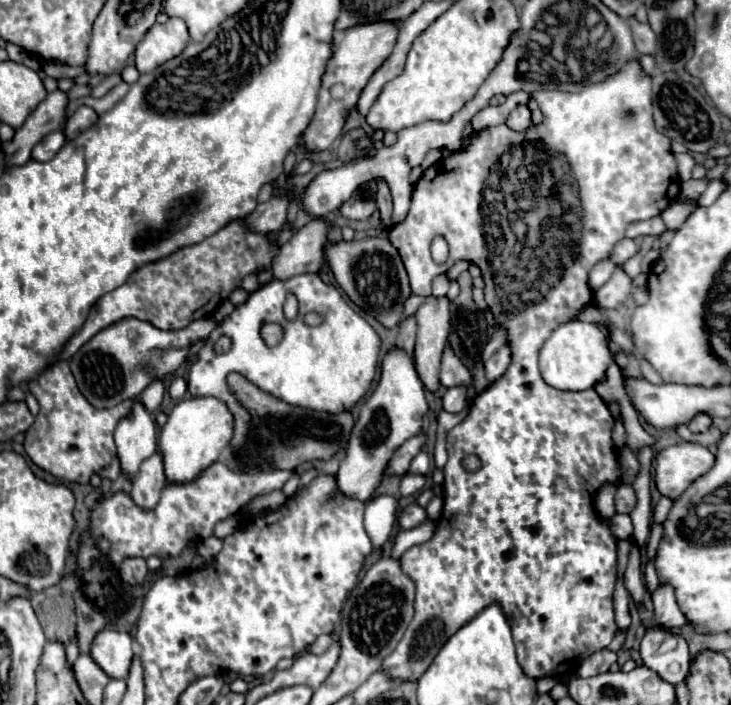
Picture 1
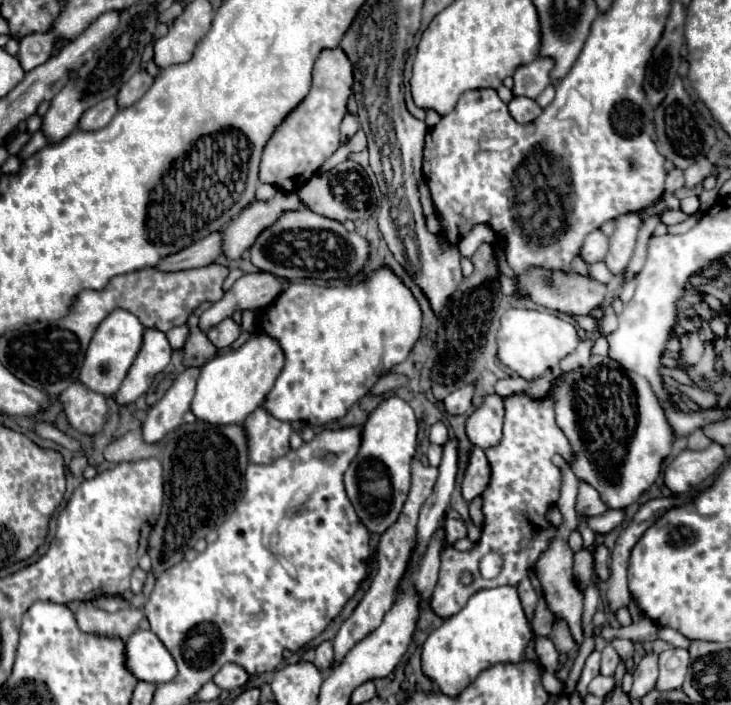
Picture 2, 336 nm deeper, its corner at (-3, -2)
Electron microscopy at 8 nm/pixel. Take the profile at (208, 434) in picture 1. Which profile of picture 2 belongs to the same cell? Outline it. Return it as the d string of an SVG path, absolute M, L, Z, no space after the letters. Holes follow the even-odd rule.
M253 332L243 346L225 350L203 366L191 404L193 414L211 424L241 424L247 414L263 404L275 378L283 370L283 364L285 356L279 342L263 332Z

